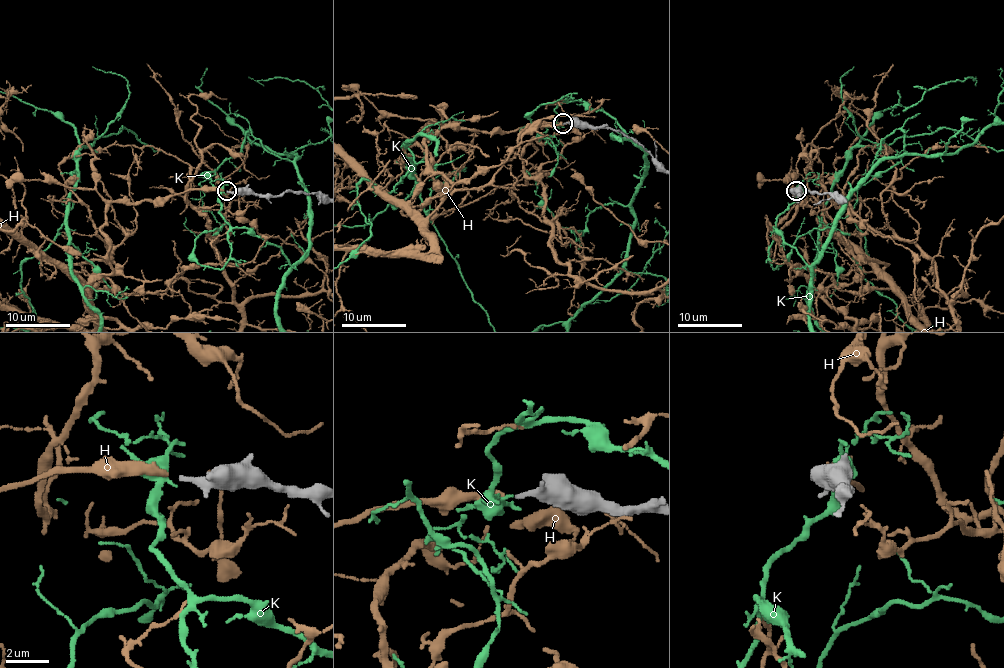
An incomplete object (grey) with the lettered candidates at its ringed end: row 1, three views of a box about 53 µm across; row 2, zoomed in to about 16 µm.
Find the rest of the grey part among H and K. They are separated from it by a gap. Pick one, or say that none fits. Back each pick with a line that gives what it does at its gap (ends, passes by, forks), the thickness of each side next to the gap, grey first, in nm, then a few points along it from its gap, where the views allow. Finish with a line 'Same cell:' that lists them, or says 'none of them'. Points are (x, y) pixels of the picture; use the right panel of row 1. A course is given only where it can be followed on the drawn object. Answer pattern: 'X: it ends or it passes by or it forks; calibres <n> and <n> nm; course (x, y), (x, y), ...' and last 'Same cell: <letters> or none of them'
H: it ends; calibres 240 and 300 nm
Same cell: H

